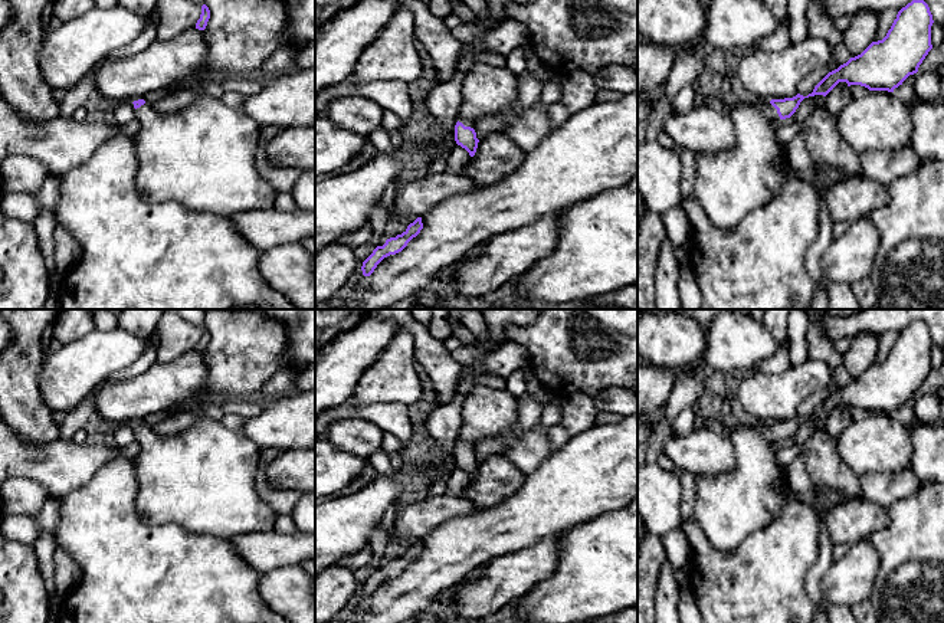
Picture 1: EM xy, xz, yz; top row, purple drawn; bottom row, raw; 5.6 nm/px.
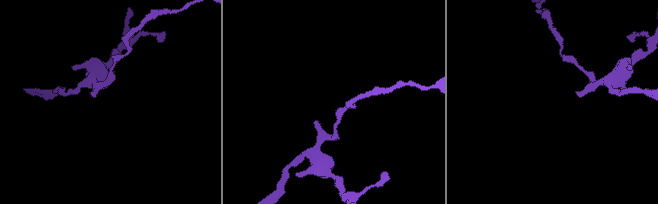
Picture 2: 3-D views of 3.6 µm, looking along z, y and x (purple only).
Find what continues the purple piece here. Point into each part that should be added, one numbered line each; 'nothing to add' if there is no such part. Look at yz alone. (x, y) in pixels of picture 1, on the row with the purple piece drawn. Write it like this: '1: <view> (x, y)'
1: yz (728, 184)

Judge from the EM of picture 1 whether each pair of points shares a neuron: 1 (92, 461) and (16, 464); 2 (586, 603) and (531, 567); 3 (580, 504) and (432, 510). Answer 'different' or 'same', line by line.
1: same
2: different
3: different

